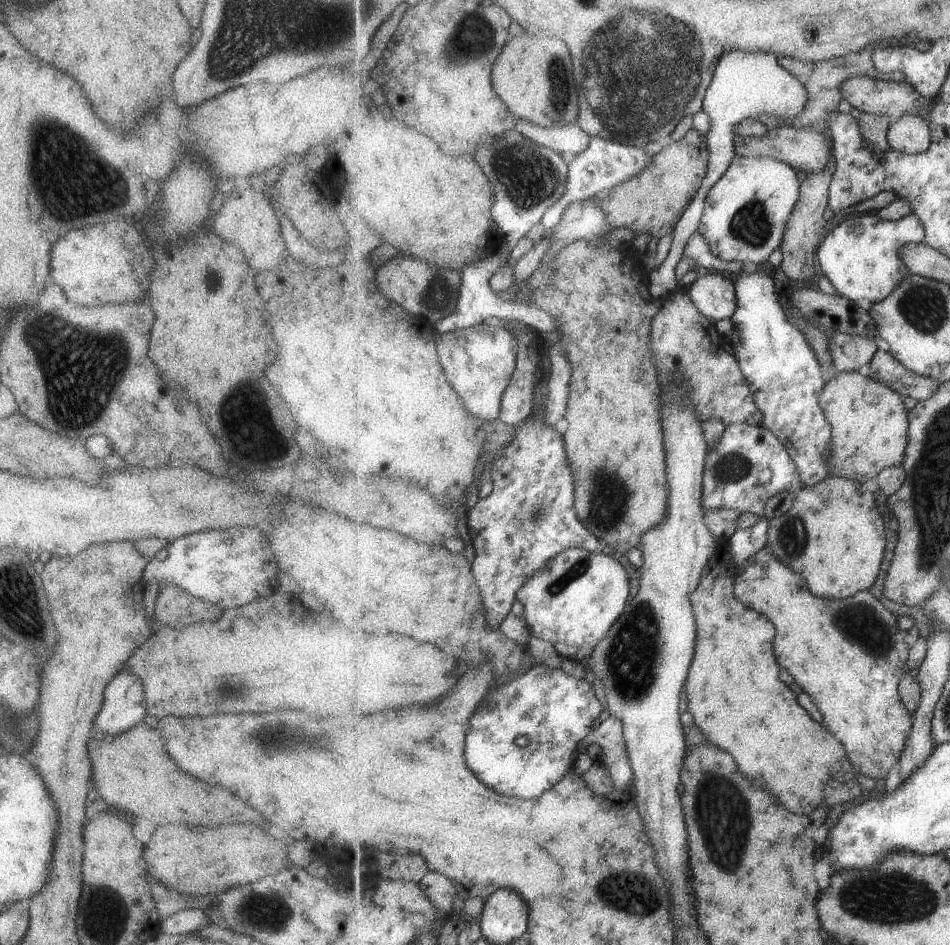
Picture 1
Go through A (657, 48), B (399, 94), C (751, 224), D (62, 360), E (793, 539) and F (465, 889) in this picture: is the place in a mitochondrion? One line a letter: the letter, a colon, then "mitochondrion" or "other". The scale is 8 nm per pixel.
A: mitochondrion
B: other
C: mitochondrion
D: mitochondrion
E: mitochondrion
F: other

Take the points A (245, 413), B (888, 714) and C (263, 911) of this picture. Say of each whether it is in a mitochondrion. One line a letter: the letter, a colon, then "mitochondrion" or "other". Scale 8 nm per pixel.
A: mitochondrion
B: other
C: mitochondrion

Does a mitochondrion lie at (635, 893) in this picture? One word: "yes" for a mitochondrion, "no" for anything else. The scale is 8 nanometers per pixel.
yes

